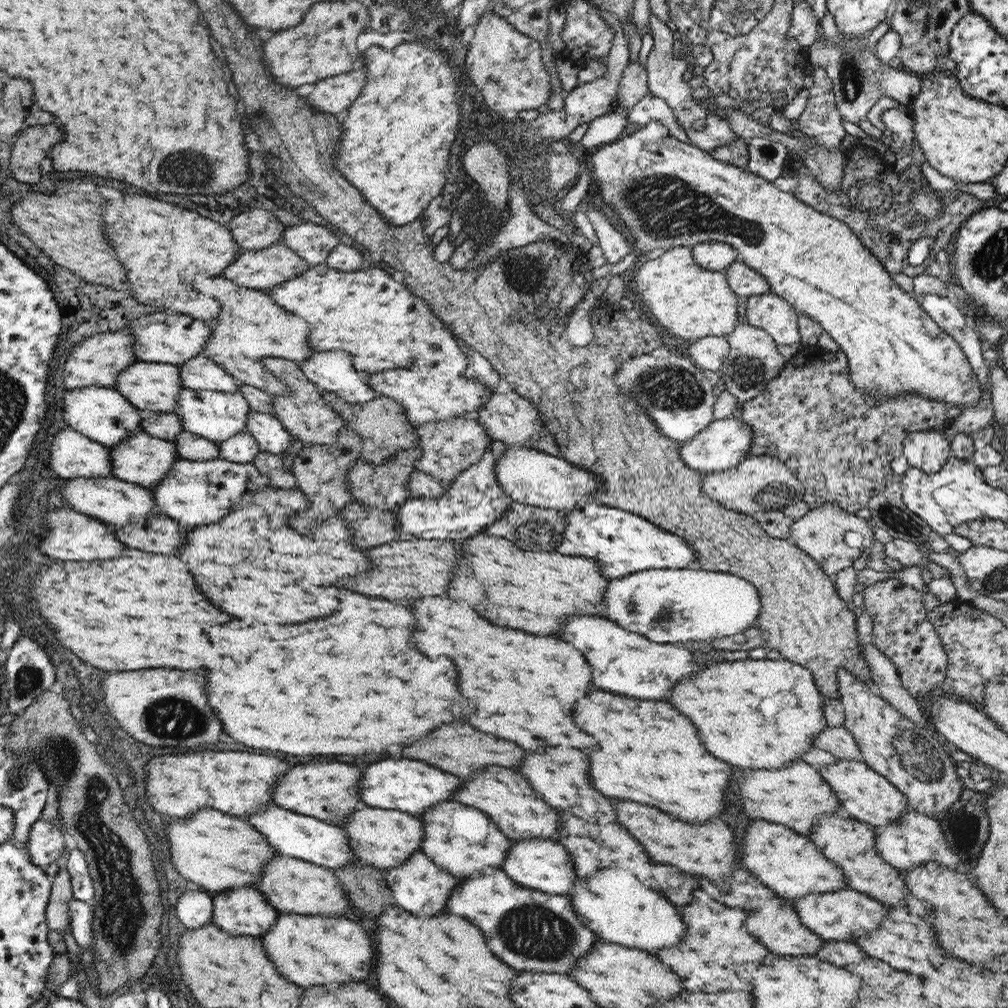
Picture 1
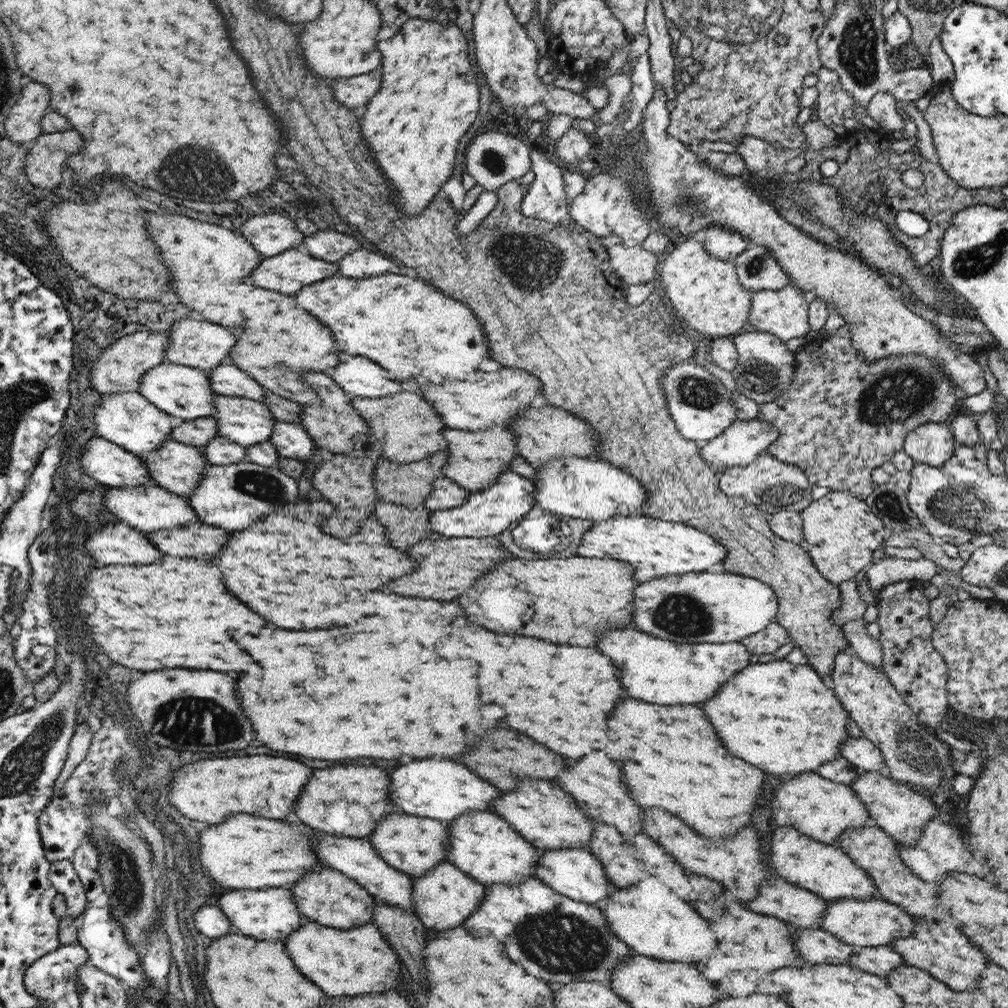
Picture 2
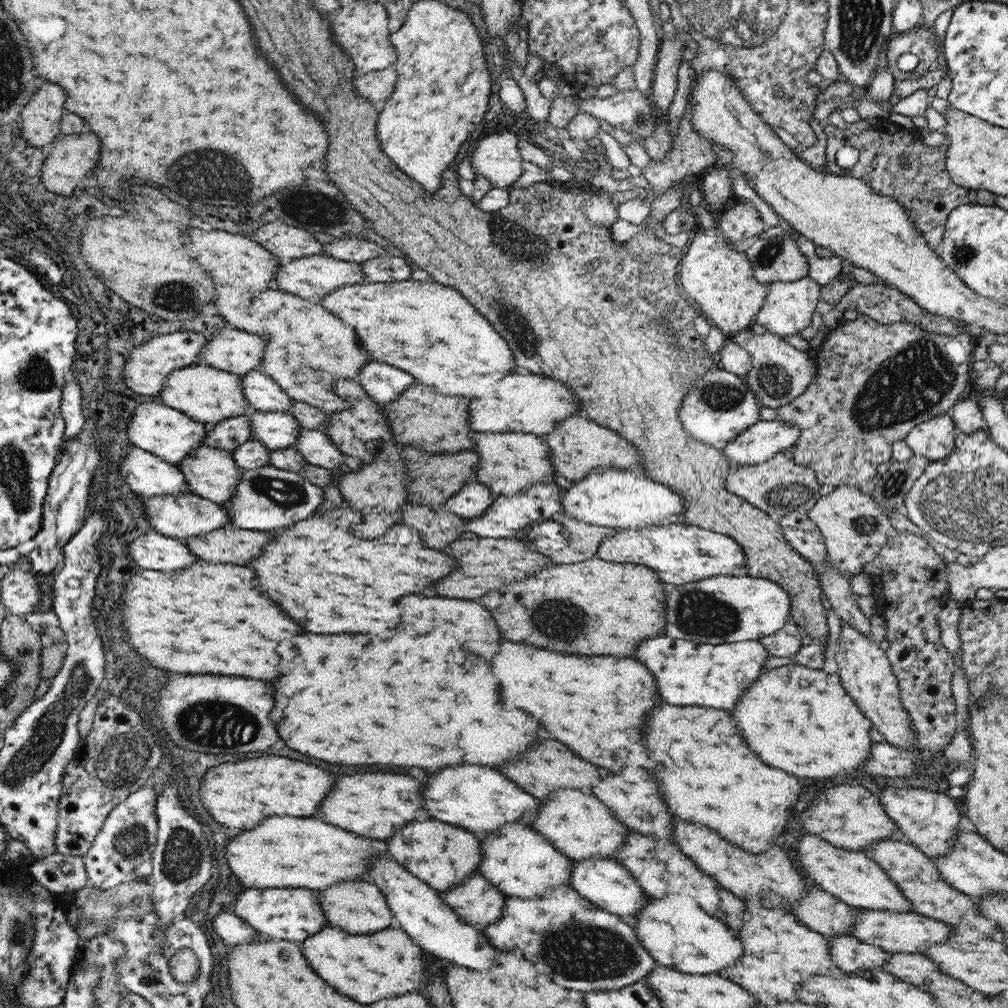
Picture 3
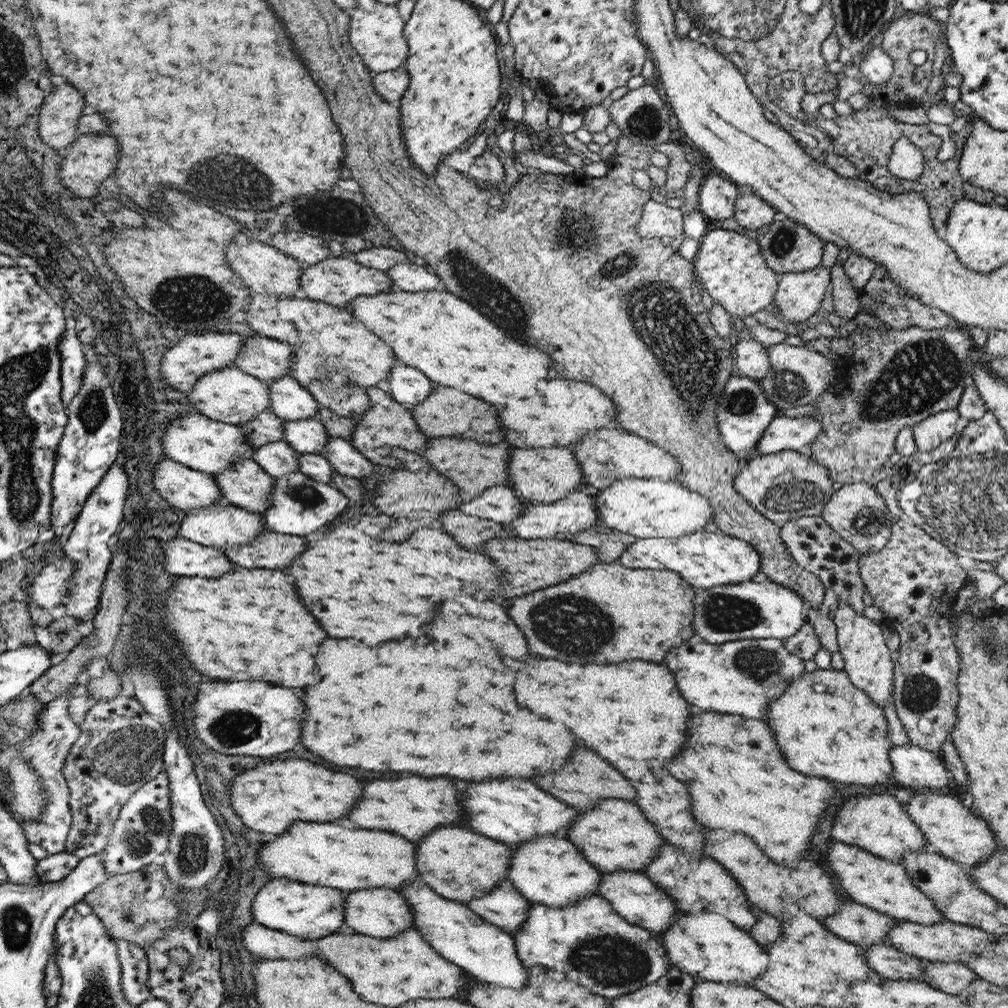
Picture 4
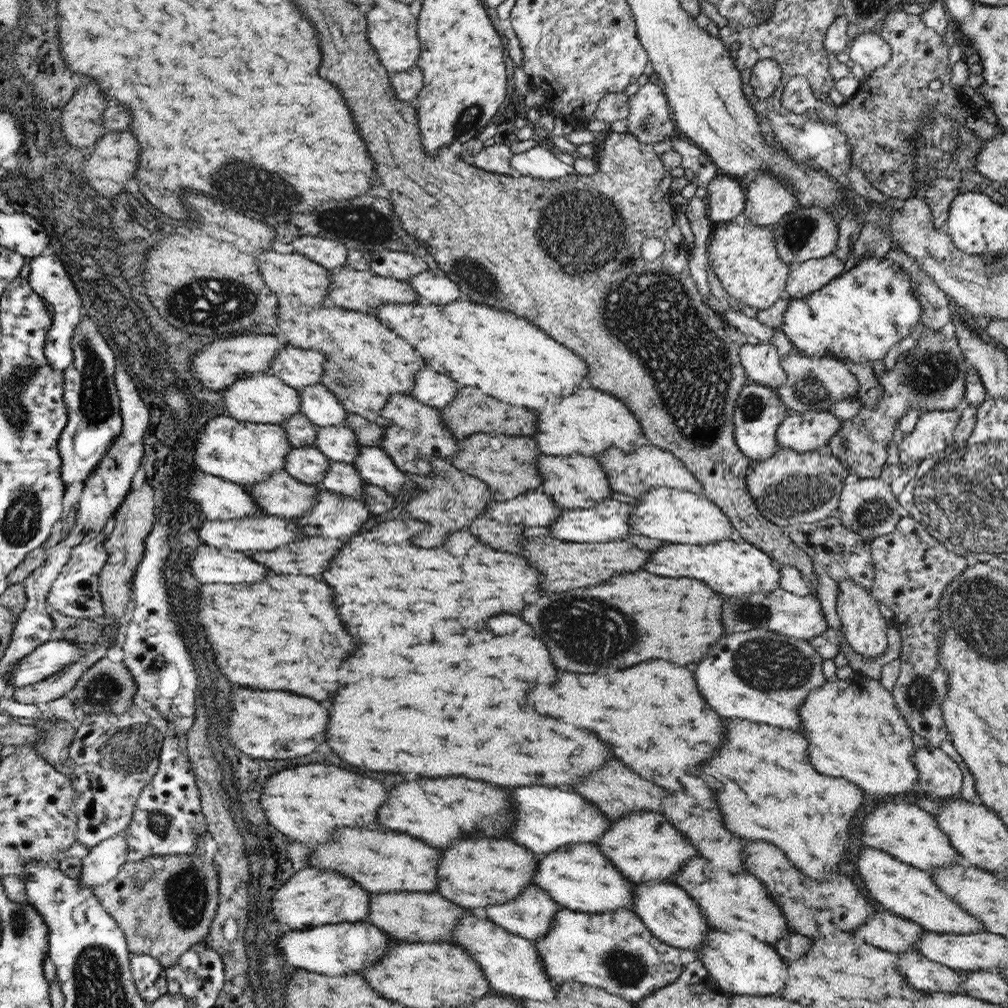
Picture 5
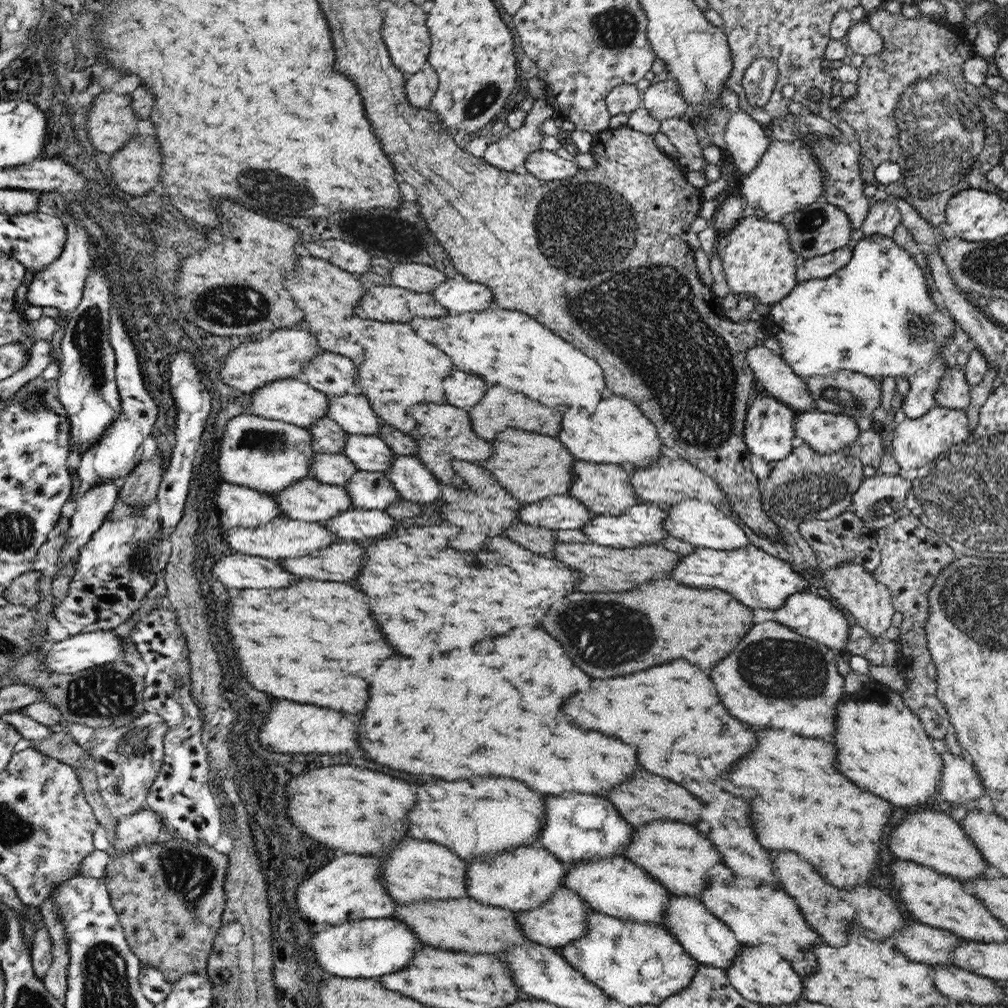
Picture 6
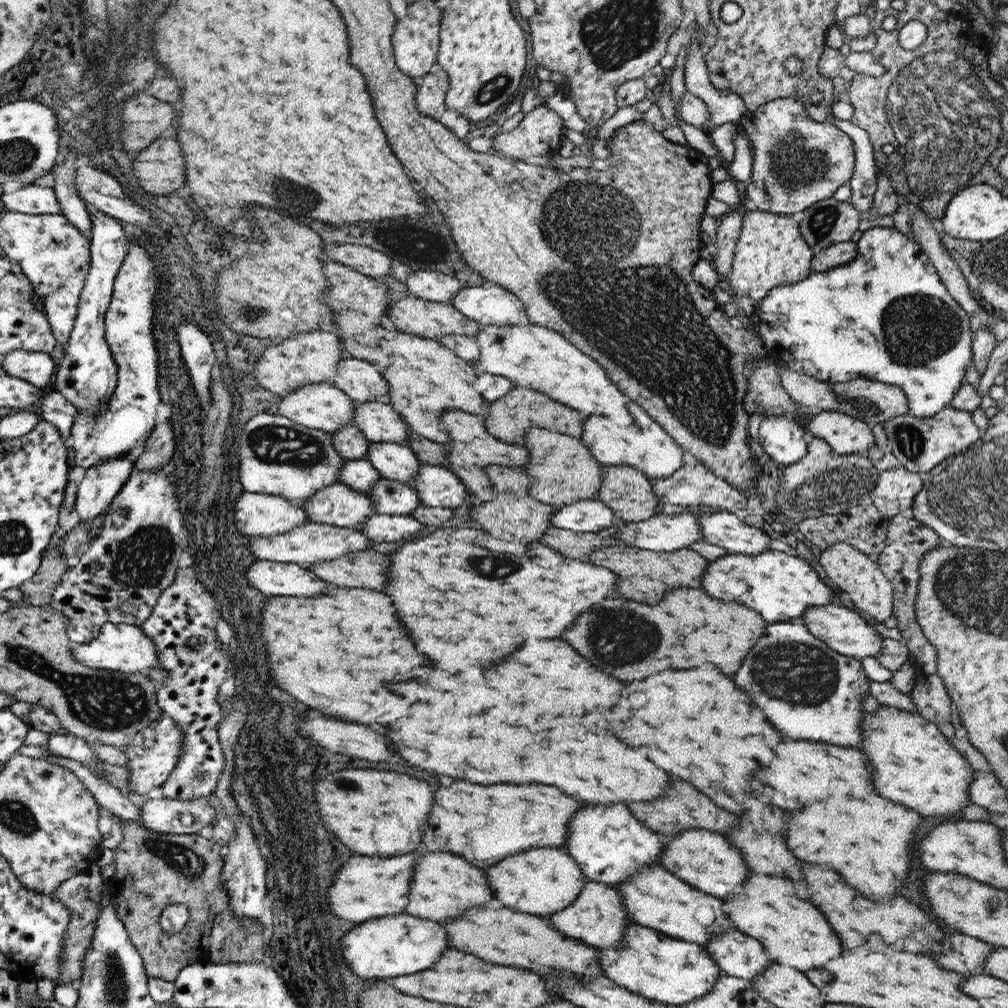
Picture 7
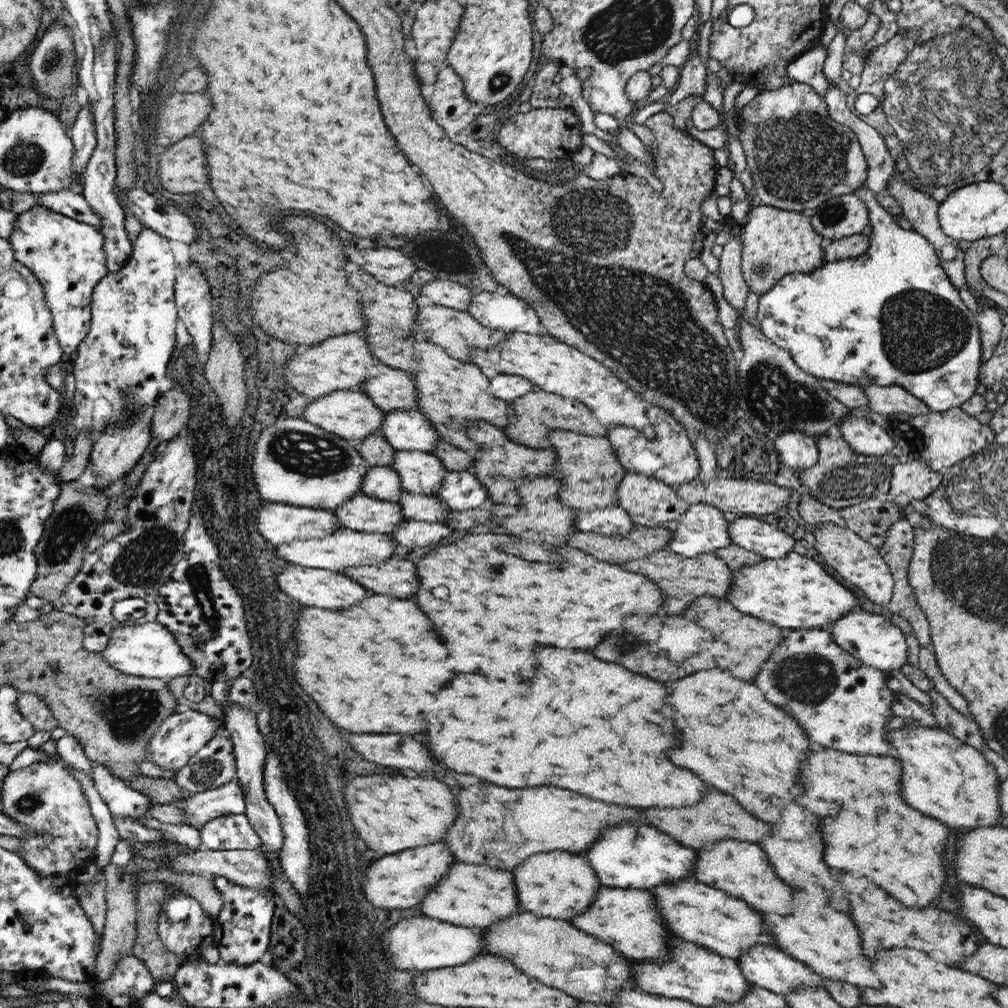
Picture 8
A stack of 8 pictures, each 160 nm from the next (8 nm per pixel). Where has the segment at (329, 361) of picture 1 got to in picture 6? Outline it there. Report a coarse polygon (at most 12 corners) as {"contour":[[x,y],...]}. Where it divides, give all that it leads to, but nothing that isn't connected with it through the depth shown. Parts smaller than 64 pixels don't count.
{"contour":[[454,372],[444,403],[467,410],[484,399],[488,382]]}

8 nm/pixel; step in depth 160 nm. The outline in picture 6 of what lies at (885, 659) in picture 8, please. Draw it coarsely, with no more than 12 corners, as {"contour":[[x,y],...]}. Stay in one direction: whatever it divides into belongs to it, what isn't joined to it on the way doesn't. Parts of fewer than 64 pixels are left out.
{"contour":[[796,592],[774,620],[842,652],[850,624],[816,593]]}

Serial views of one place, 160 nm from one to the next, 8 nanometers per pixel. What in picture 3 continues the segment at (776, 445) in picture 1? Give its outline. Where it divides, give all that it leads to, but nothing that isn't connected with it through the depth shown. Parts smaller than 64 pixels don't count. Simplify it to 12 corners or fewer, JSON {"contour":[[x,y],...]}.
{"contour":[[867,314],[808,349],[776,419],[822,485],[870,494],[951,413],[978,338]]}

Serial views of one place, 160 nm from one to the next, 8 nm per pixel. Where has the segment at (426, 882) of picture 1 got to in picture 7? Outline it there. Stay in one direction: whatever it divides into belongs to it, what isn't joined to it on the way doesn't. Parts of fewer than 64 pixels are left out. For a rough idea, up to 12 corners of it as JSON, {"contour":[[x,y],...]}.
{"contour":[[585,882],[574,904],[548,915],[564,936],[622,948],[633,922],[614,886]]}

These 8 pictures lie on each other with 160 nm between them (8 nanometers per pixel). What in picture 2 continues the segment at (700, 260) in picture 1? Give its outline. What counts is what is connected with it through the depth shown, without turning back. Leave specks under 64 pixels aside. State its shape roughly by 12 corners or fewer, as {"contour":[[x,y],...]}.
{"contour":[[712,225],[704,239],[707,251],[732,260],[751,240],[731,228]]}

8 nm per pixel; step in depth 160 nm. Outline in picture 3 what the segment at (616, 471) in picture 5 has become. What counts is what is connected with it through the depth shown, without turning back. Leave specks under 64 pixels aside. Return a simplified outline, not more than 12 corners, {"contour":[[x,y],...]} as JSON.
{"contour":[[580,415],[544,435],[556,476],[642,472],[629,440]]}

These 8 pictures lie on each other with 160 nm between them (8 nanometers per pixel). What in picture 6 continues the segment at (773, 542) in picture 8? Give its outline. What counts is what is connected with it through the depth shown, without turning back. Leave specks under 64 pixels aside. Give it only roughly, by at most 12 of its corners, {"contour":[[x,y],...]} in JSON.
{"contour":[[711,501],[665,507],[667,536],[695,547],[748,545],[744,530]]}

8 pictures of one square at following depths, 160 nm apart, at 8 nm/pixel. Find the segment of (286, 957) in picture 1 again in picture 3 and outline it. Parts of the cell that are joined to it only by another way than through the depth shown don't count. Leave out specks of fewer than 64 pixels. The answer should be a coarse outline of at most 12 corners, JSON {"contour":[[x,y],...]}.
{"contour":[[327,925],[310,966],[360,1004],[422,988],[428,962],[397,925]]}

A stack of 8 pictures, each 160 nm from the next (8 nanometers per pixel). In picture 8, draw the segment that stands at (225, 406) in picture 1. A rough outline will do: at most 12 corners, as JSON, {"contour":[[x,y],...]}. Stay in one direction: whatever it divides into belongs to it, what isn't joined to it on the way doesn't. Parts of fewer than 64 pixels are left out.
{"contour":[[396,451],[403,490],[439,496],[447,468],[426,452]]}

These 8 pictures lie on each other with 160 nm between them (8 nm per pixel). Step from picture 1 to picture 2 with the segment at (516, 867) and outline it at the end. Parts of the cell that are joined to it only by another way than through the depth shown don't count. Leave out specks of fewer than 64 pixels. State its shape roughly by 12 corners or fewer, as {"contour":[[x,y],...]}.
{"contour":[[544,849],[532,878],[601,907],[608,882],[594,853]]}

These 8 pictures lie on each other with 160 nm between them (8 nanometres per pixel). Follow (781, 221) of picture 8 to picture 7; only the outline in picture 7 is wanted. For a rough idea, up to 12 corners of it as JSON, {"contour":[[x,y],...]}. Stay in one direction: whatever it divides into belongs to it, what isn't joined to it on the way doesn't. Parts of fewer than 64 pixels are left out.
{"contour":[[751,208],[726,283],[762,300],[812,273],[790,215]]}

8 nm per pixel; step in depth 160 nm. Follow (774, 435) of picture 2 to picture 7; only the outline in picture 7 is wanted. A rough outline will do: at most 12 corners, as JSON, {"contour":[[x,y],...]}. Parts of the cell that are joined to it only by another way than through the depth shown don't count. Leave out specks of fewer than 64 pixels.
{"contour":[[838,410],[813,411],[803,427],[841,455],[877,446],[871,426]]}

